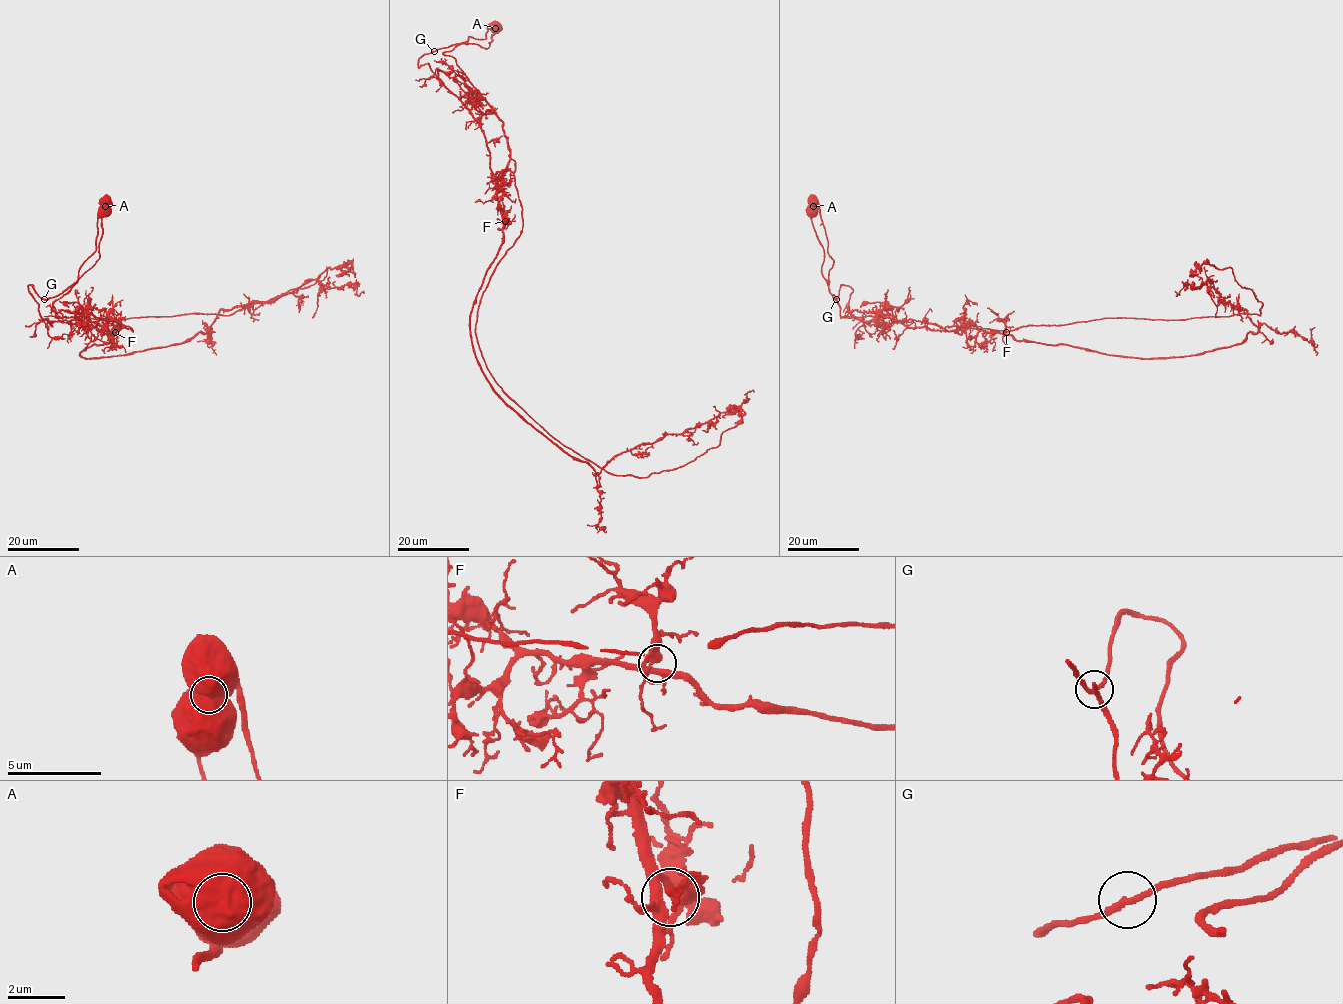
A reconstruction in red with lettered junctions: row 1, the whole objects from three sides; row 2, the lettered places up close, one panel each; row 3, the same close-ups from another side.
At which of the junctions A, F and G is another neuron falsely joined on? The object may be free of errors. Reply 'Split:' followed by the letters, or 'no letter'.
Split: A

